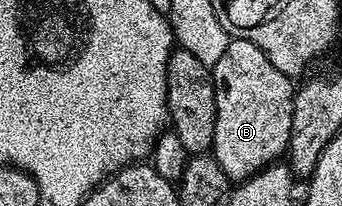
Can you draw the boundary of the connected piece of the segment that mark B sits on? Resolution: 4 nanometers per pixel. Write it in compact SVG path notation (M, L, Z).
M231 39L228 50L224 50L220 62L214 64L212 71L216 94L216 134L212 155L229 180L241 182L275 163L281 157L278 155L281 152L283 155L289 149L296 88L291 77L285 76L280 70L276 70L276 66L272 66L272 62L268 62L260 46L252 46L252 42L247 40Z

